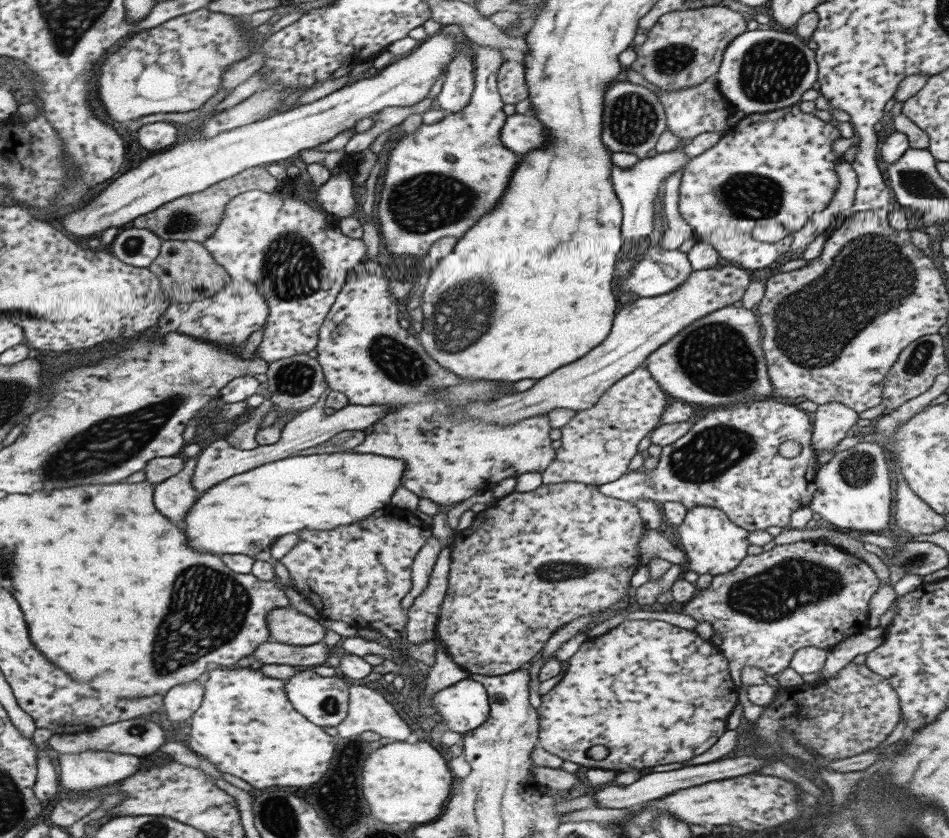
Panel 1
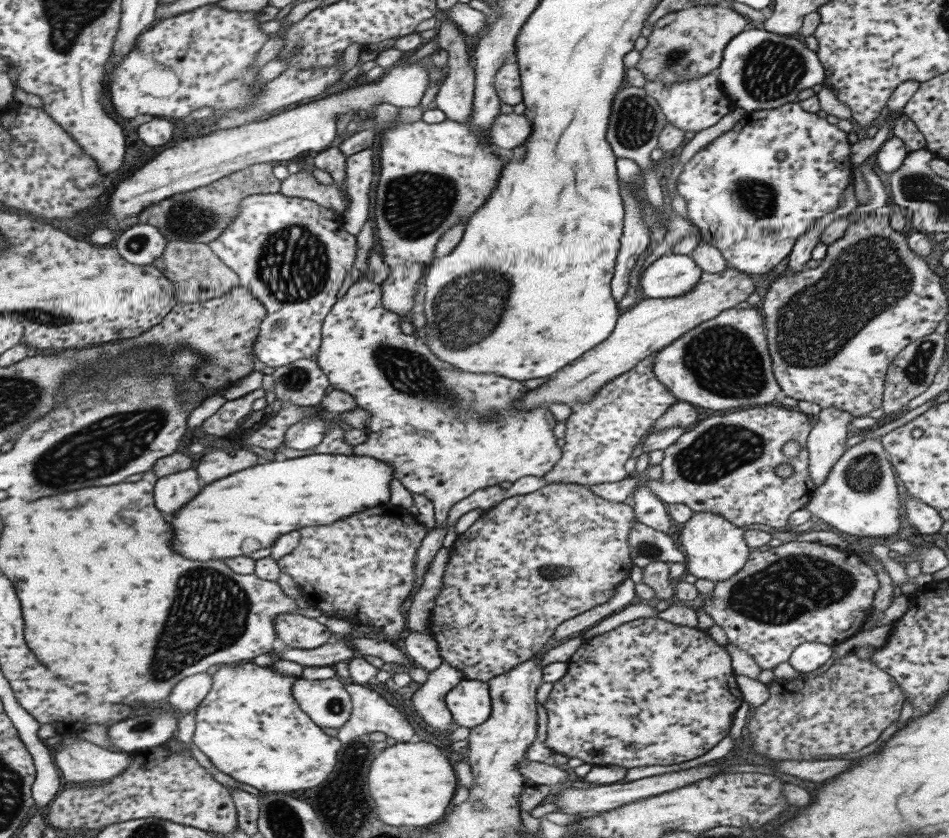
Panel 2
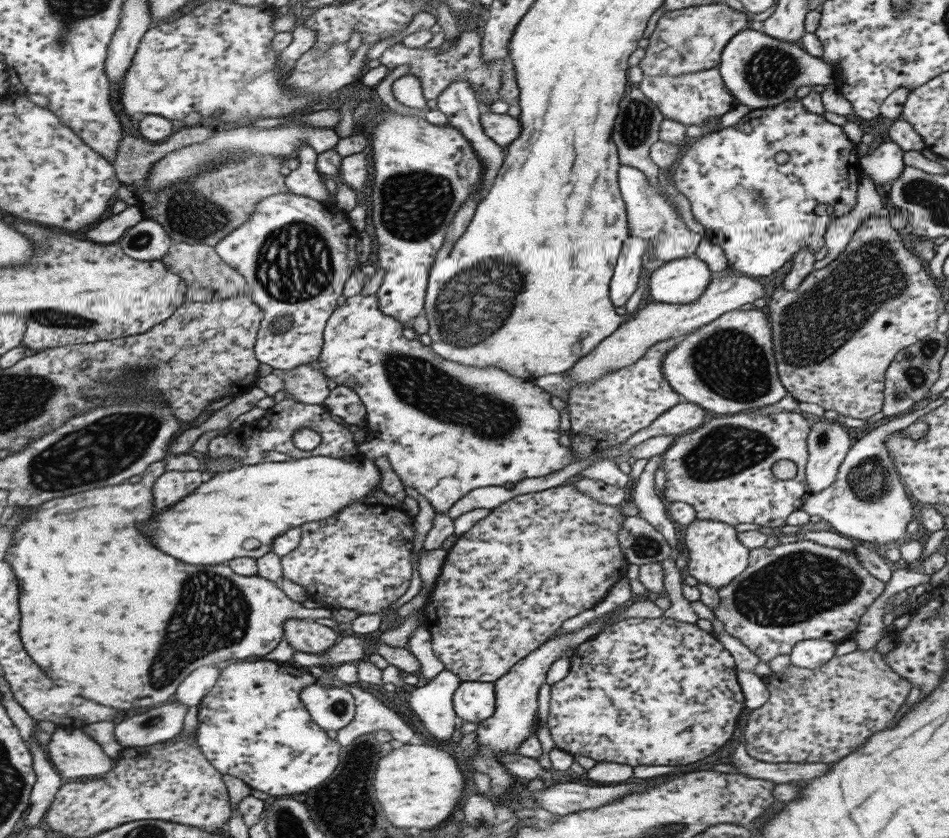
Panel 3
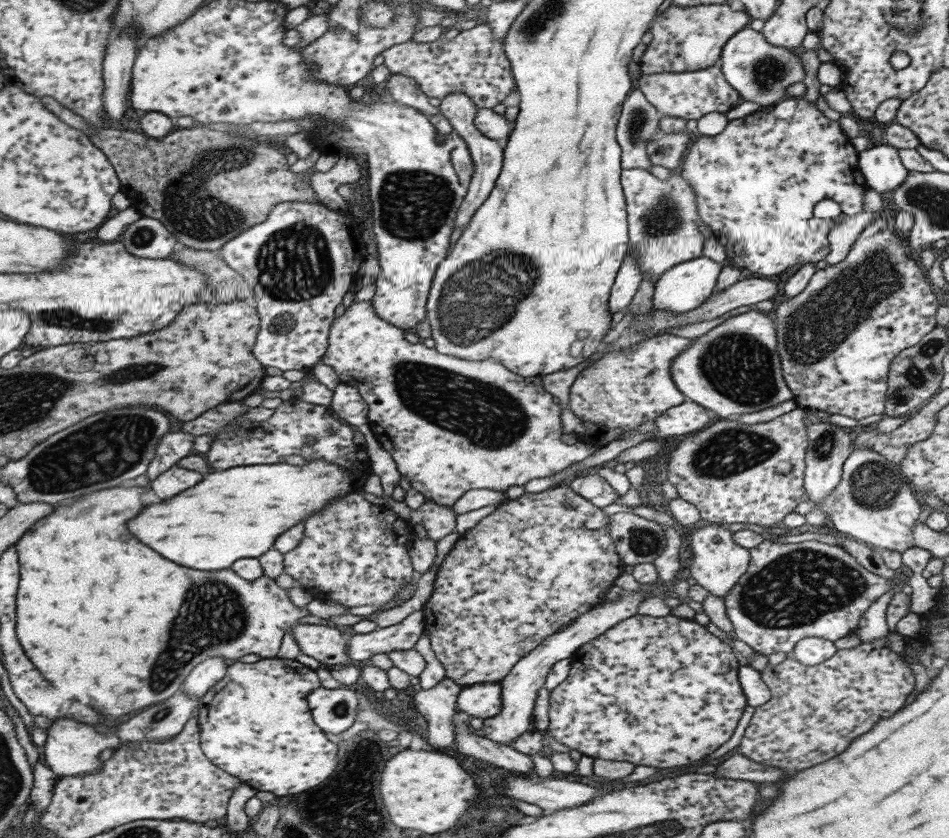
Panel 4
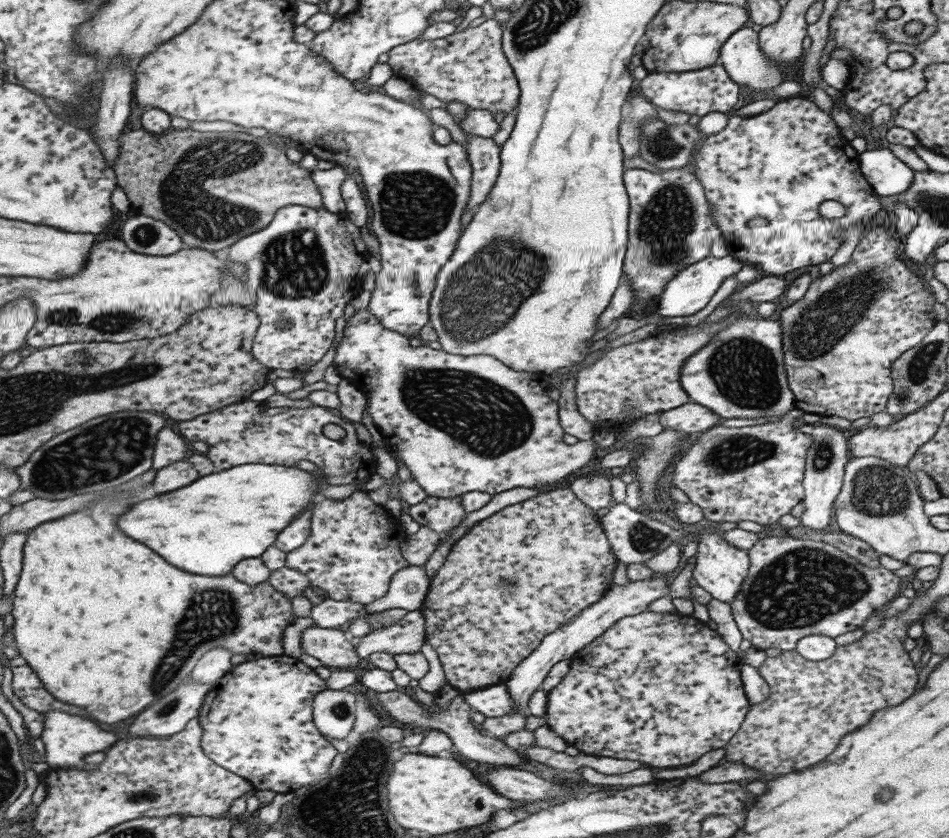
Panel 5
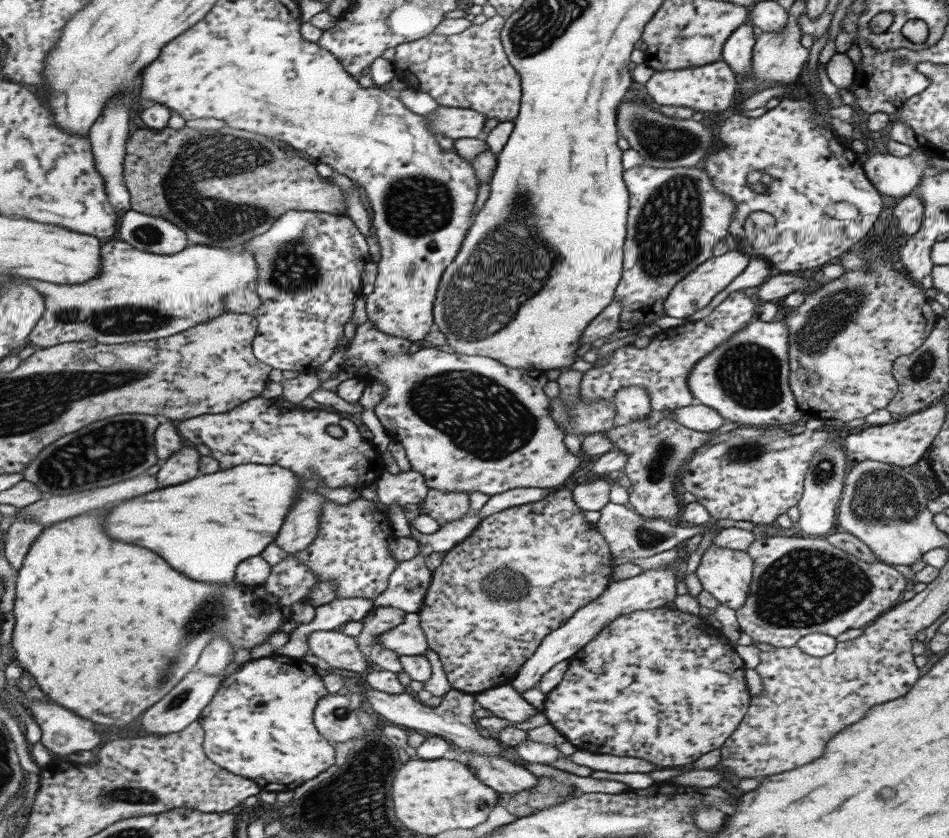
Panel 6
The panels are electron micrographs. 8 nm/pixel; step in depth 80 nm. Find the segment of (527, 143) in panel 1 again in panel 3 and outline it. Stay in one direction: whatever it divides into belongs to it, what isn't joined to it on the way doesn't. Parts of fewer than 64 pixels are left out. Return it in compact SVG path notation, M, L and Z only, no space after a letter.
M489 110L481 111L478 116L483 134L500 147L509 146L511 141L519 137L521 123L518 117L505 114L491 113Z

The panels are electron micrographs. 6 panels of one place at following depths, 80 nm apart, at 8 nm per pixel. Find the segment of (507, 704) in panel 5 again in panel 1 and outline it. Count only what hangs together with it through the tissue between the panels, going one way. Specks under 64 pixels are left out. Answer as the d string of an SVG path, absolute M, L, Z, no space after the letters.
M459 679L449 690L437 691L430 705L451 732L467 733L485 722L489 714L486 690L480 682Z

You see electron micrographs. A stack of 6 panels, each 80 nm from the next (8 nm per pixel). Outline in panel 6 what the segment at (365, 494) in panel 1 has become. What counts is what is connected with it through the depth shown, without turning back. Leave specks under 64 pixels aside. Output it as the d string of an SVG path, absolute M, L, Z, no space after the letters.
M240 464L221 472L203 474L177 486L153 490L113 506L105 516L105 532L115 540L131 542L159 554L173 570L185 574L191 580L201 580L211 585L235 583L236 564L257 556L269 544L274 543L283 519L297 497L299 487L299 478L280 466Z

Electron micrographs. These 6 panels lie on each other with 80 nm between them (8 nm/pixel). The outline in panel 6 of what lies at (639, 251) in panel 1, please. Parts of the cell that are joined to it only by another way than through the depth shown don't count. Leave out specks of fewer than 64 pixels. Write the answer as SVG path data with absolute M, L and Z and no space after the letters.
M736 249L728 250L725 254L718 257L709 257L705 262L691 270L685 278L677 281L672 289L669 290L664 298L663 310L664 316L673 316L673 318L686 318L693 312L701 310L717 294L721 292L733 278L737 278L749 262L750 256L743 254Z

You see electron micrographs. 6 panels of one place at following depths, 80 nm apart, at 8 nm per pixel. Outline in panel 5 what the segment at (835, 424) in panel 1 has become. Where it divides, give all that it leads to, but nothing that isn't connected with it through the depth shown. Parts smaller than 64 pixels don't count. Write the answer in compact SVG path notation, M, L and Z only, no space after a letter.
M814 419L805 421L805 424L796 428L812 436L812 445L806 450L804 474L802 478L803 498L800 501L803 513L800 517L800 525L807 526L811 530L823 530L829 524L829 518L833 514L833 500L839 494L842 486L844 466L848 461L848 439L843 436L839 428L820 424Z

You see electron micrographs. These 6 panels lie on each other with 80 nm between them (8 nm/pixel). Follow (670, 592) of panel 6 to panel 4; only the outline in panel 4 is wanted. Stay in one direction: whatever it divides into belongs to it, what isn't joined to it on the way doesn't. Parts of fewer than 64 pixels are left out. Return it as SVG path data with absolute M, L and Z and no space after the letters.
M639 588L637 590L624 590L624 593L619 598L602 601L589 609L589 611L571 620L569 624L562 626L559 631L545 637L541 644L538 644L523 658L520 658L512 666L512 669L498 681L501 687L501 708L496 715L483 719L480 728L481 732L483 732L483 737L497 744L511 746L514 738L530 730L532 728L533 715L531 715L531 712L533 712L535 694L545 682L546 674L551 666L557 661L568 659L576 651L577 647L599 637L600 634L603 634L609 627L616 625L617 622L637 615L637 606L640 605L642 600L650 596L649 592L647 593L641 592Z

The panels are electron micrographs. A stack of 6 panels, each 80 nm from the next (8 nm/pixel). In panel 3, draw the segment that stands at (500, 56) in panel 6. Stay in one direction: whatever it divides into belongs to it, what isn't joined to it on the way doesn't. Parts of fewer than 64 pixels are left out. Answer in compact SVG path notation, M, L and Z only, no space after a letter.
M479 26L469 28L461 33L459 39L451 44L449 49L443 51L435 49L424 49L424 47L407 48L400 43L390 45L379 56L379 65L385 67L389 72L397 66L408 66L408 74L413 74L415 78L421 81L422 95L424 99L433 100L444 88L457 79L465 79L472 88L479 104L489 106L492 102L499 99L497 91L500 87L500 78L503 74L503 60L491 61L485 63L481 59L481 29Z

